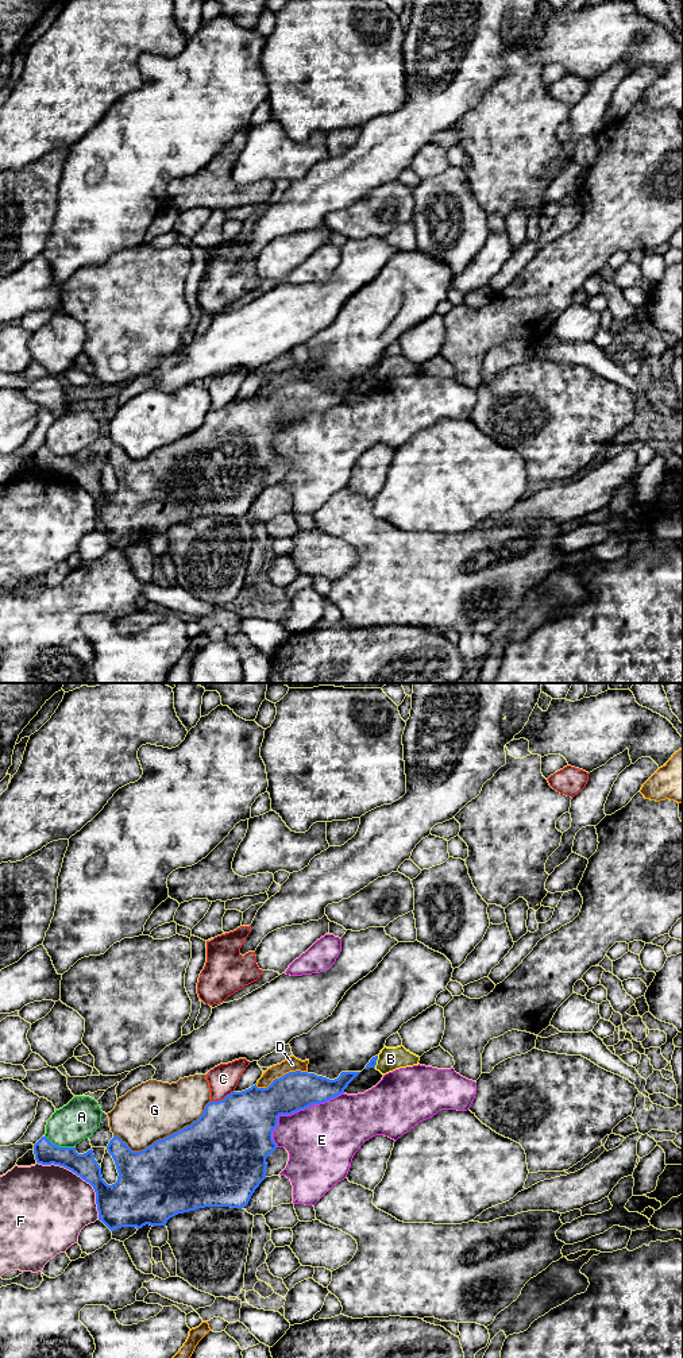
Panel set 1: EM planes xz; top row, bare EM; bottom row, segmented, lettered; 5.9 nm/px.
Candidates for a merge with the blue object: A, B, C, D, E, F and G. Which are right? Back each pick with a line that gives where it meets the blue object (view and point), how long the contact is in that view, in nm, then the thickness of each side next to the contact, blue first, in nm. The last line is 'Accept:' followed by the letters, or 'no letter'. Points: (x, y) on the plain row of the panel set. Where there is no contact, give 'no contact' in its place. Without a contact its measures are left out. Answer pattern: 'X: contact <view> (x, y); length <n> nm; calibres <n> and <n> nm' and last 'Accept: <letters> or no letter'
Accept: no letter

